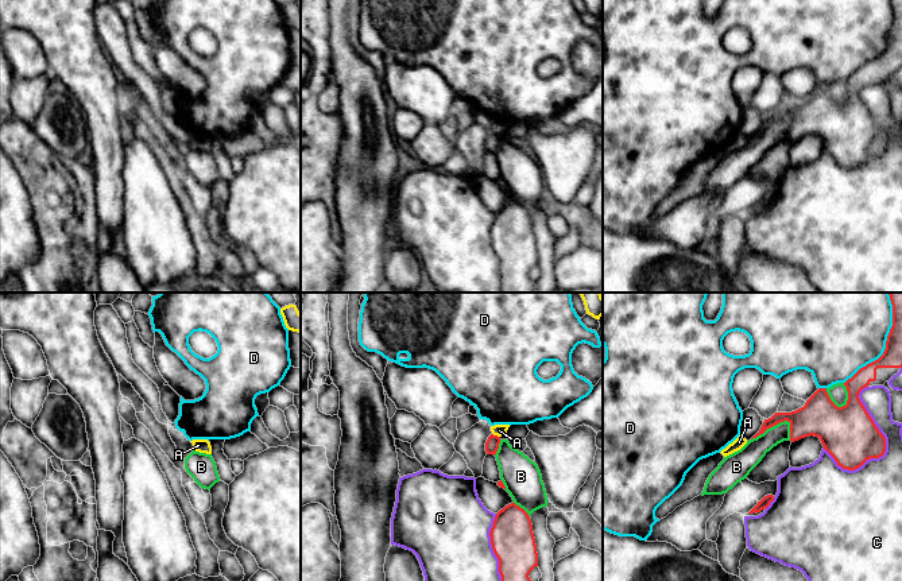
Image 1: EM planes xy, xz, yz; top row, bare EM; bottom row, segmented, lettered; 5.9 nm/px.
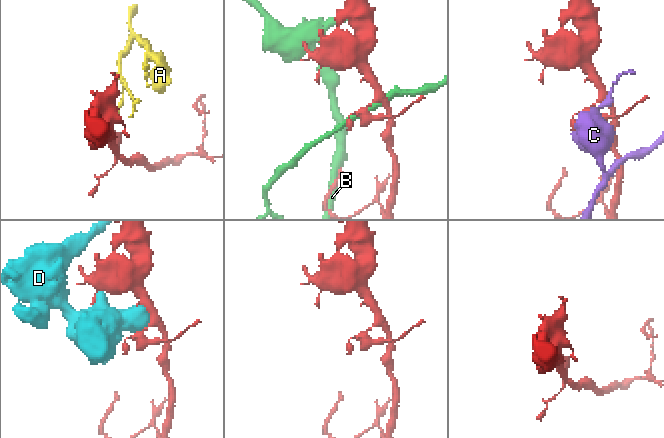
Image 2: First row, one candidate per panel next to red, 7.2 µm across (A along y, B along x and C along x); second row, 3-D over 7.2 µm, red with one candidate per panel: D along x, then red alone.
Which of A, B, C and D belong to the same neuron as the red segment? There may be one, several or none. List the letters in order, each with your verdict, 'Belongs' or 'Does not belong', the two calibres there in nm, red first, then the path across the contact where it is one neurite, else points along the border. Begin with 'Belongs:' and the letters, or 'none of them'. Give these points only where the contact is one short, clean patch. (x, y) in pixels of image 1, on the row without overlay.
Belongs: none of them
A: Does not belong. Thickness 80 nm (red) against 70 nm. Boundary: xz (492, 131), (499, 135)
B: Does not belong. Thickness 190 nm (red) against 140 nm
C: Does not belong. Thickness 320 nm (red) against 280 nm
D: Does not belong. Thickness 120 nm (red) against 420 nm

